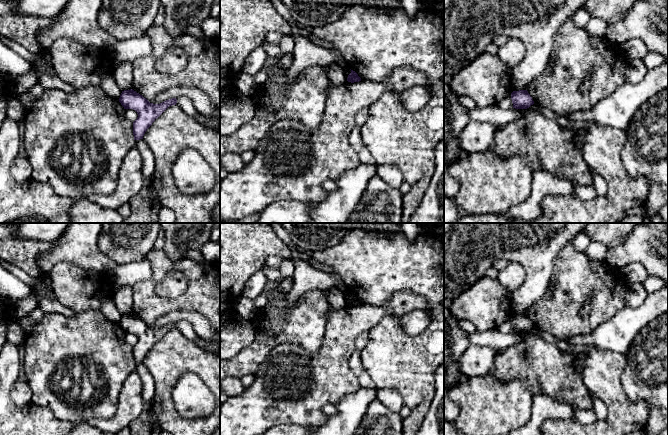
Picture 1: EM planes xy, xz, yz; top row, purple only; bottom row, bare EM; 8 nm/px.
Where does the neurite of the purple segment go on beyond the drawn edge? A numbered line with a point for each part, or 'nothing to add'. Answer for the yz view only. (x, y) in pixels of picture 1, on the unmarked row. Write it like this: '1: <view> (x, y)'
nothing to add

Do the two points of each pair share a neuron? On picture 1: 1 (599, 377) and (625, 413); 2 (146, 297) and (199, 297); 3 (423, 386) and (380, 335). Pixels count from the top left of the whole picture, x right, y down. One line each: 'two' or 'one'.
1: one
2: one
3: one

